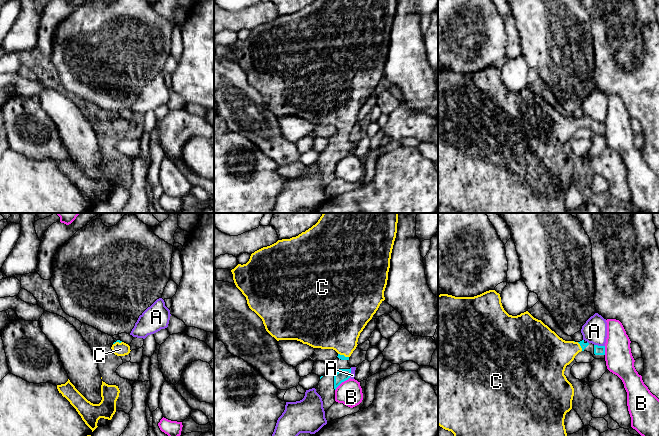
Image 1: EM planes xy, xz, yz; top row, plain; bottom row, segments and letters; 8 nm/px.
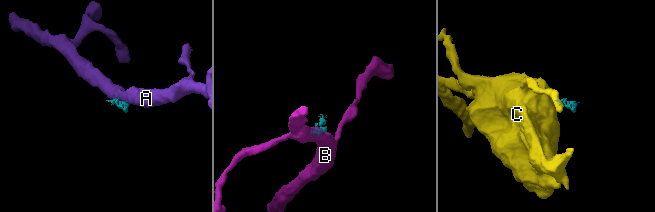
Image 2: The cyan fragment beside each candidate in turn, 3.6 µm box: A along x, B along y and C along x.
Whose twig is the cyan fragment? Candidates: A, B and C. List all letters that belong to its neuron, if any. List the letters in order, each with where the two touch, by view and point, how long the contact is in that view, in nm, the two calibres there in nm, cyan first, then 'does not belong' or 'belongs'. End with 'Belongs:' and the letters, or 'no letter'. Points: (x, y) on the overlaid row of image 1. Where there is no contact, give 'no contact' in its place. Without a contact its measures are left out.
A: meets cyan in yz at (599, 346); contact 90 nm long; 80 nm thick on the cyan side, 200 nm on the other; does not belong
B: meets cyan in xz at (341, 382); contact 160 nm long; 100 nm thick on the cyan side, 200 nm on the other; does not belong
C: meets cyan in xz at (343, 355); contact 90 nm long; 50 nm thick on the cyan side, 380 nm on the other; belongs
Belongs: C

